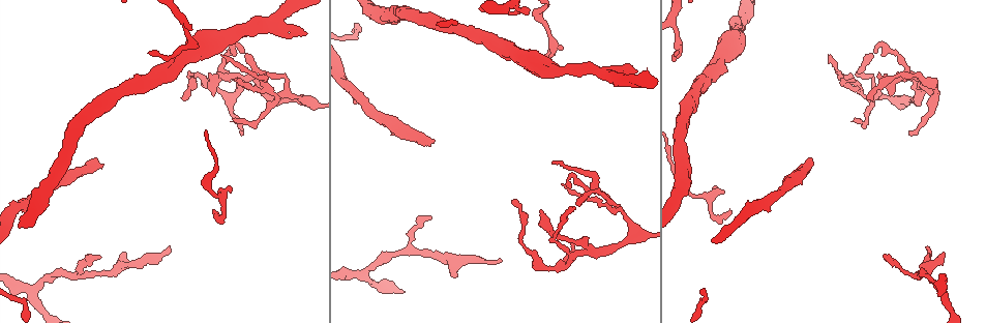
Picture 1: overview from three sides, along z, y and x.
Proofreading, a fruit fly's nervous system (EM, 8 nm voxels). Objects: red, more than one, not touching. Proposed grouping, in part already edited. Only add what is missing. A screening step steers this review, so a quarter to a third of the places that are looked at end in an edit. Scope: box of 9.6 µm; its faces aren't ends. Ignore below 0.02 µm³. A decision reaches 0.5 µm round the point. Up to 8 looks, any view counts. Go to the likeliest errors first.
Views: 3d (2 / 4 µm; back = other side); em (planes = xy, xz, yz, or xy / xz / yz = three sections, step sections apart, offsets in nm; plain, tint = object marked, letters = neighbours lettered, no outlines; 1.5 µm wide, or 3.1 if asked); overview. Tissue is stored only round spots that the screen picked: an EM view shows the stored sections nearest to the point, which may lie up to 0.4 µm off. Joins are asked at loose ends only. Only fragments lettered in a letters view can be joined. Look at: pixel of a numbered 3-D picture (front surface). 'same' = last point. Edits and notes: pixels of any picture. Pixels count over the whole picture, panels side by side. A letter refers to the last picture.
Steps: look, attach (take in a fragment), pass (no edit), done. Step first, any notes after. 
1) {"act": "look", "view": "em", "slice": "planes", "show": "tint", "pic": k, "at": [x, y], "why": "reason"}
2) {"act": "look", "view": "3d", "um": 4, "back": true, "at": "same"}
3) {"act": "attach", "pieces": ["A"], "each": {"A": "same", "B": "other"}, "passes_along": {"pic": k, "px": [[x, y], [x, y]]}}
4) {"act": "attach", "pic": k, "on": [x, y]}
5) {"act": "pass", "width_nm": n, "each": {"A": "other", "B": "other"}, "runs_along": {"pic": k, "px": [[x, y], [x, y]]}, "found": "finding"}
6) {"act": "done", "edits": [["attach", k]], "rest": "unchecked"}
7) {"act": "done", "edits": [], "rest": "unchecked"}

{"act": "look", "view": "3d", "um": 4, "pic": 1, "at": [214, 209], "why": "thin end"}

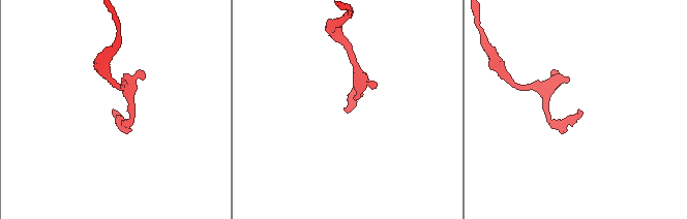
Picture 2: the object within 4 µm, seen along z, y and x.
{"act": "look", "view": "em", "slice": "planes", "show": "letters", "pic": 2, "at": [579, 109]}

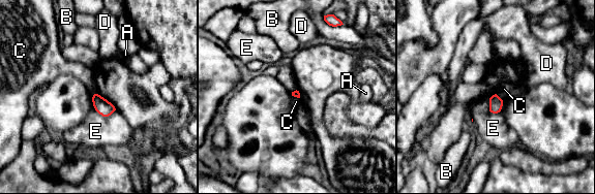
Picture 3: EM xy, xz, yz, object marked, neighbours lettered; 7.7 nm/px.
{"act": "pass", "each": {"A": "other", "B": "other", "C": "other", "D": "other", "E": "other"}, "border": {"pic": 3, "px": [[496, 94], [502, 100]]}, "found": "no lettered fragment goes on from it"}

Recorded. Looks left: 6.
{"act": "look", "view": "em", "slice": "planes", "show": "plain", "pic": 1, "at": [807, 164], "why": "an open end"}

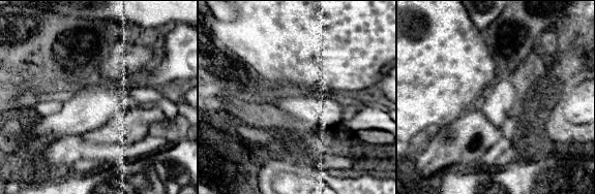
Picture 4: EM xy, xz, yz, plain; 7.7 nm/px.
{"act": "look", "view": "em", "slice": "planes", "show": "letters", "at": "same", "why": "see the neighbours"}

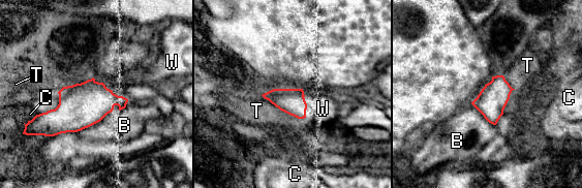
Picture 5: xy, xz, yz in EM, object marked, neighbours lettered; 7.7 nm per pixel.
{"act": "attach", "pieces": ["W"], "longest_contact_nm": ["T", 360], "each": {"B": "other", "C": "other", "T": "other", "W": "same"}, "found": "it goes on there"}

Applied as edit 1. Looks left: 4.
{"act": "done", "edits": [["attach", 5]], "rest": "unchecked"}

